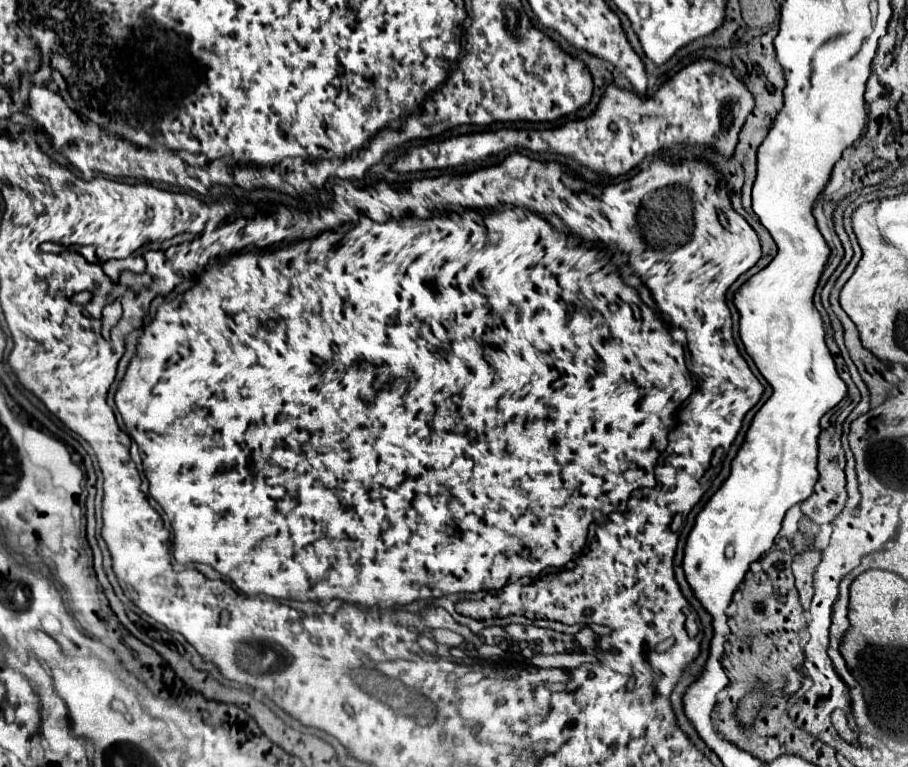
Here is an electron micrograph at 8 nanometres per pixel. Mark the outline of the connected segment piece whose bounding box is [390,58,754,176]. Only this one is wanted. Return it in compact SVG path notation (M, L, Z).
M698 58L680 72L674 74L660 90L650 98L640 98L630 90L622 90L610 84L598 104L598 108L582 120L566 122L560 128L550 130L512 130L502 128L496 132L476 132L464 136L452 136L440 142L428 142L410 148L406 154L396 158L390 166L394 172L418 172L432 168L456 168L466 162L484 160L490 154L498 154L506 148L528 148L532 152L554 152L572 156L580 164L620 176L638 166L646 156L672 144L710 144L724 156L730 156L738 144L740 128L754 108L750 90L738 80L732 68L718 64L710 58Z

